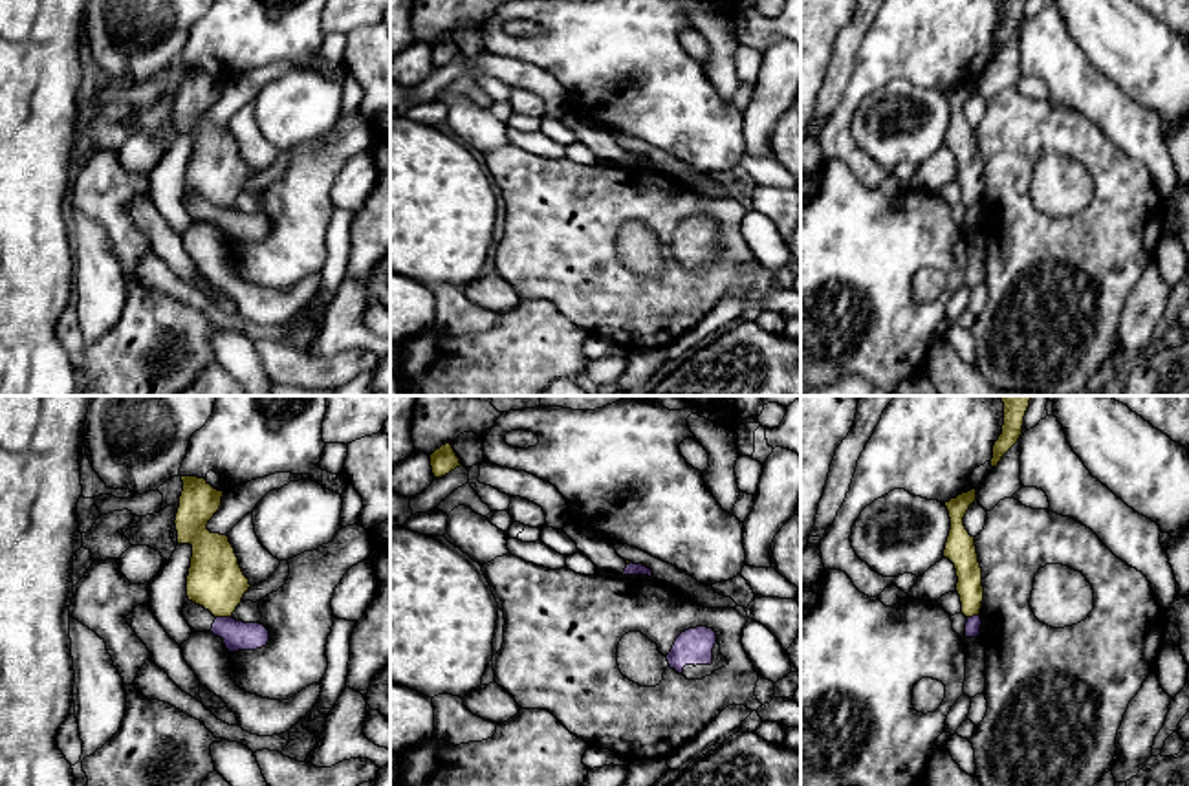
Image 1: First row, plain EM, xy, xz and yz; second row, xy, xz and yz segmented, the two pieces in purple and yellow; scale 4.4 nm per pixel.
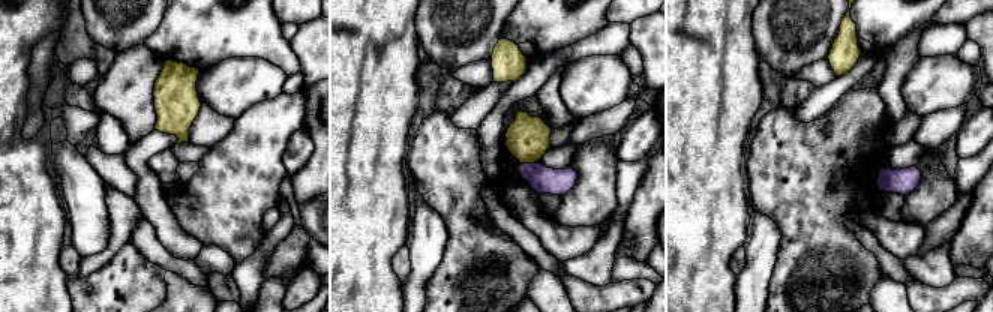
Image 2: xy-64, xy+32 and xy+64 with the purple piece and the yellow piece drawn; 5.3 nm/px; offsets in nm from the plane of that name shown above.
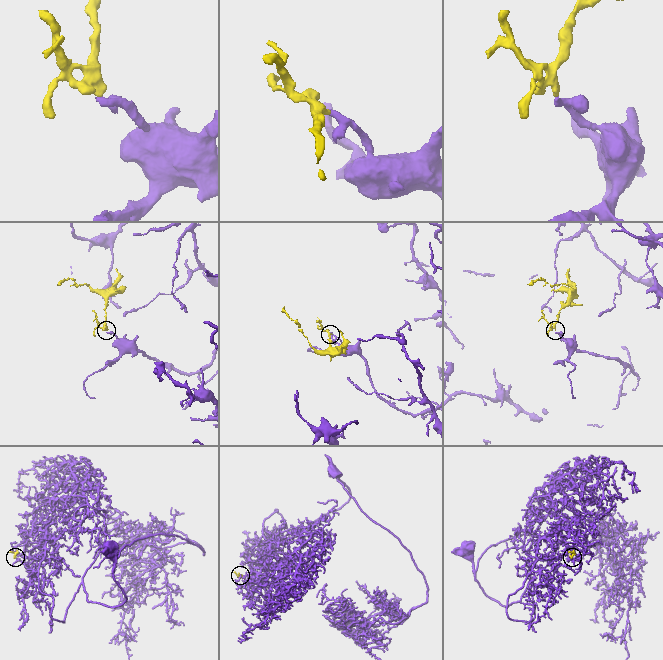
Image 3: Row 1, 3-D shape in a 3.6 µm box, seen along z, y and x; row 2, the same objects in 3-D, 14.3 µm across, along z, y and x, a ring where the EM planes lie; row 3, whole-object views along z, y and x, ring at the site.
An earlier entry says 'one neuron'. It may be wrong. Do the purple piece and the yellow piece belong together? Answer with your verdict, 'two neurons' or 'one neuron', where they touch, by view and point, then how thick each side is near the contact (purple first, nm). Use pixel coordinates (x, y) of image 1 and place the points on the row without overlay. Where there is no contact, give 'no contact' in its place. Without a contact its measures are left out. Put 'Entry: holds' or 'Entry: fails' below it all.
two neurons; meets purple in xy at (224, 207); 130 nm thick on the purple side, 240 nm on the other
Entry: fails

